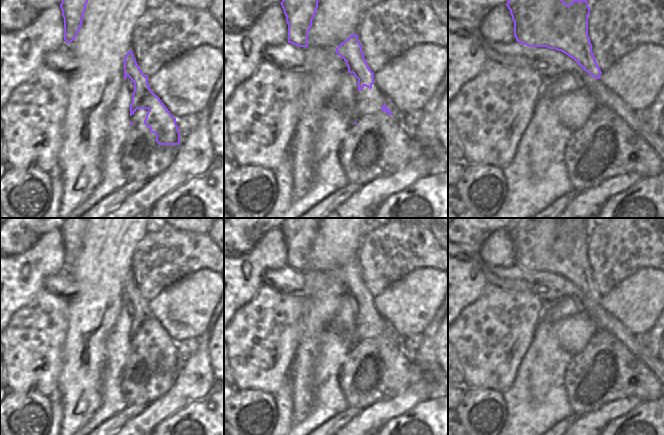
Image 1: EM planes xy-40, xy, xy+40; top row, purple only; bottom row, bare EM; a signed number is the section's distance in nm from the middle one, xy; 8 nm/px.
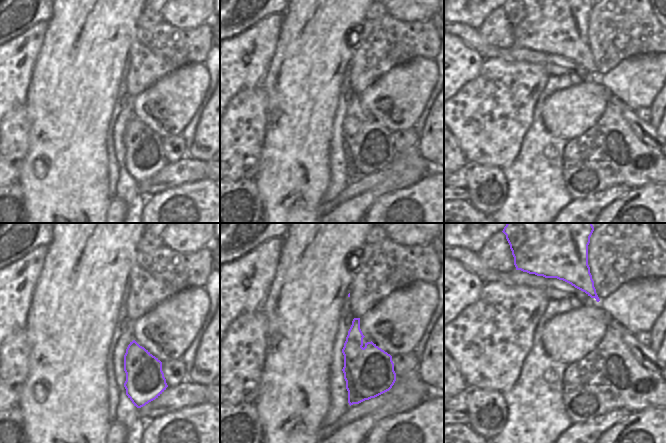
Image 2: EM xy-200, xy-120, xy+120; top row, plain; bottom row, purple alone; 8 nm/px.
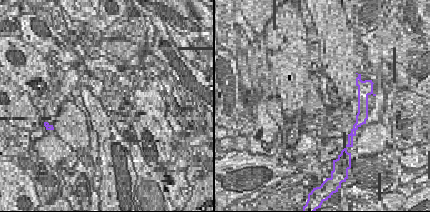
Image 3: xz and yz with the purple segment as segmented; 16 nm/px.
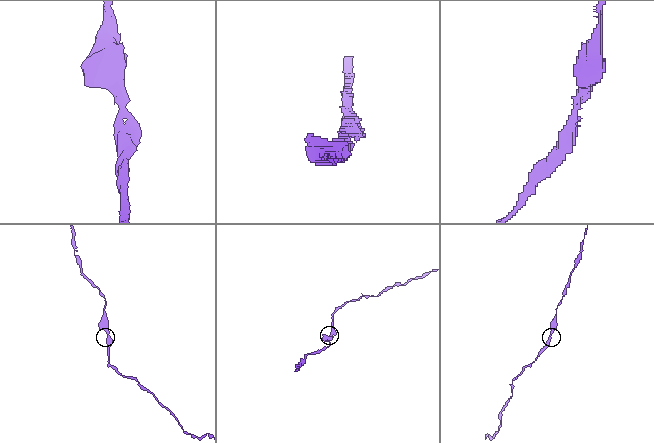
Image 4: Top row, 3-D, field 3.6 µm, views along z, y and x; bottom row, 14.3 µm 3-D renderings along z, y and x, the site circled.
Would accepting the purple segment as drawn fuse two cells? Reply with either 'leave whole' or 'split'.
leave whole

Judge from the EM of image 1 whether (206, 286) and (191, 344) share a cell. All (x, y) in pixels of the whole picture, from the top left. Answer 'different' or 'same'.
different

